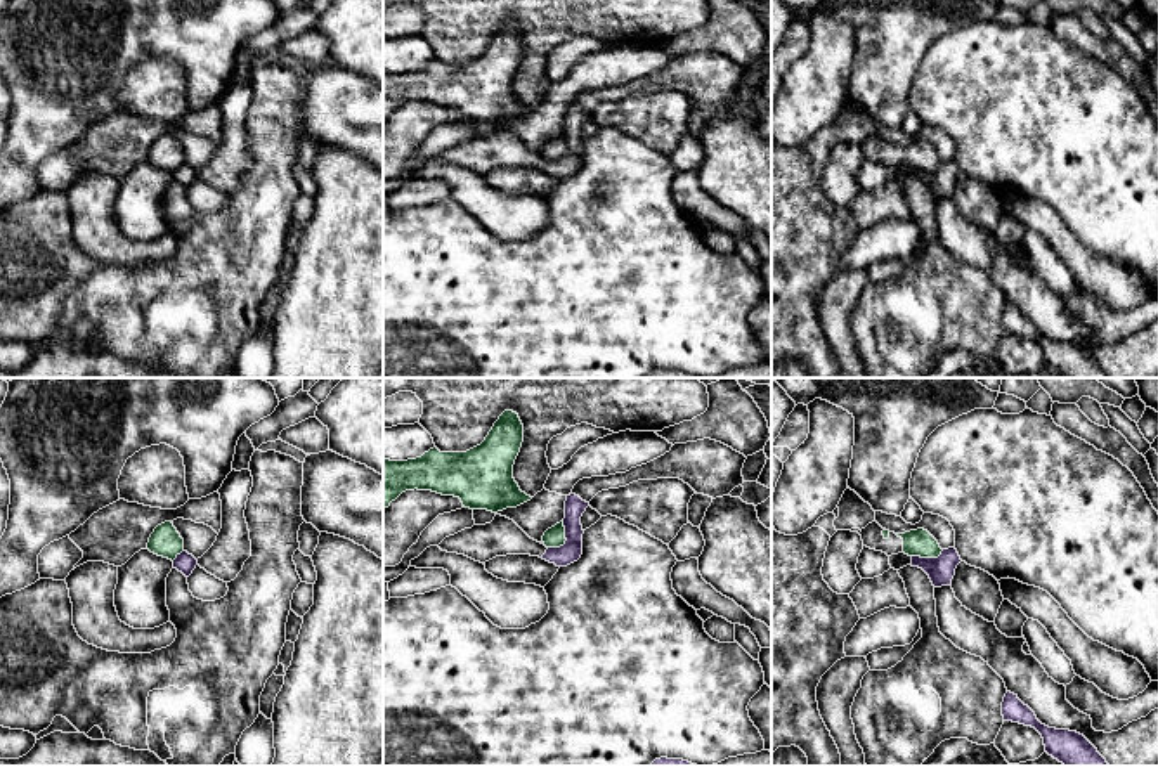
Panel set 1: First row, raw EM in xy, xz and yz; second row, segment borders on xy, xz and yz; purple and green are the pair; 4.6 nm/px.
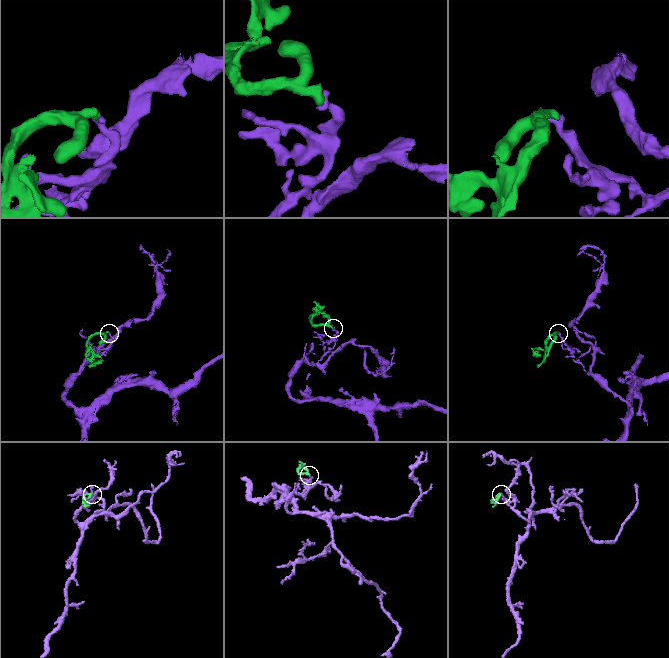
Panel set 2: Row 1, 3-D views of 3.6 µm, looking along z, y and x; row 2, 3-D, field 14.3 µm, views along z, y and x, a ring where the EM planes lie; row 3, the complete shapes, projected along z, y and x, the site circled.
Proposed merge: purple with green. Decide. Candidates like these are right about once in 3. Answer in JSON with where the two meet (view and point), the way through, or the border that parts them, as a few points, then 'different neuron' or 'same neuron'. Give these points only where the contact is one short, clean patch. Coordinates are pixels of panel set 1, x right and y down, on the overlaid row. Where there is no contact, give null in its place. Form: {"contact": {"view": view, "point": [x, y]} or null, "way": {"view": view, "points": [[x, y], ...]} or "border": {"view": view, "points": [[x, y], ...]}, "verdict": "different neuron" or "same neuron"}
{"contact": {"view": "xz", "point": [565, 538]}, "verdict": "different neuron"}

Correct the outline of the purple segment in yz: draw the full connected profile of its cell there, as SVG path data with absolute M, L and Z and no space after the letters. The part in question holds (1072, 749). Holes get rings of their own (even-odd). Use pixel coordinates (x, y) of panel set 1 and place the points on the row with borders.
M1011 691L1004 697L1002 716L1004 721L1035 728L1044 738L1045 752L1064 766L1109 766L1083 735L1042 724L1035 712Z

